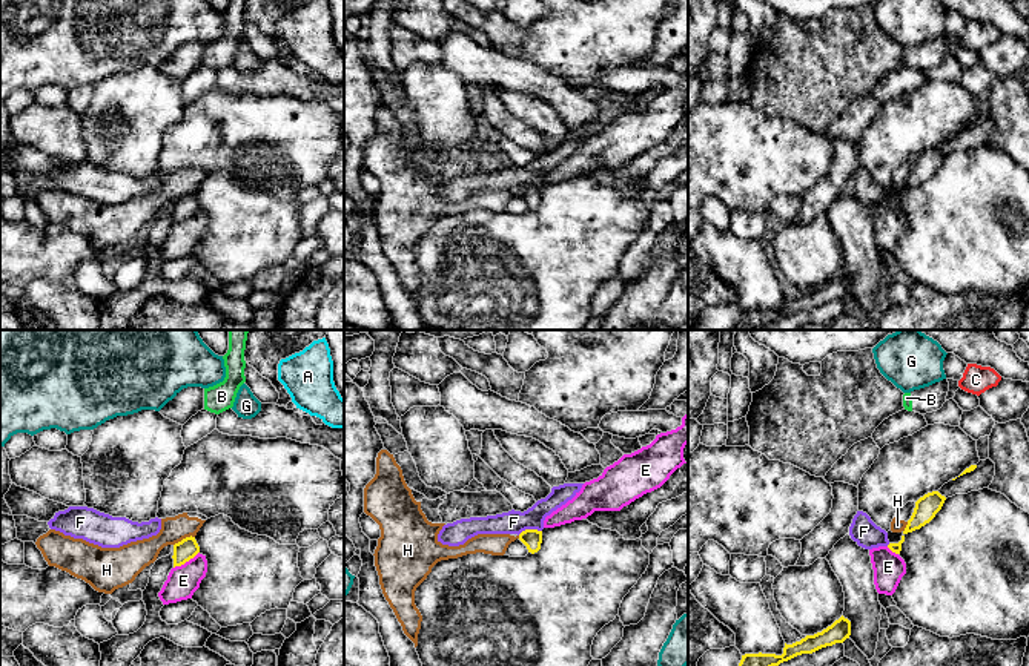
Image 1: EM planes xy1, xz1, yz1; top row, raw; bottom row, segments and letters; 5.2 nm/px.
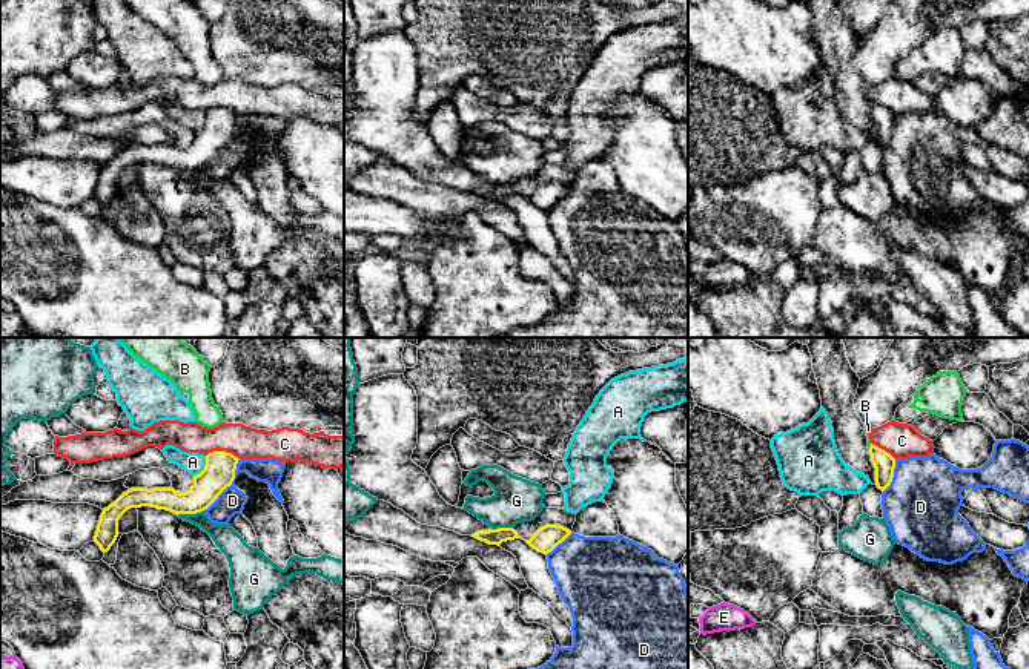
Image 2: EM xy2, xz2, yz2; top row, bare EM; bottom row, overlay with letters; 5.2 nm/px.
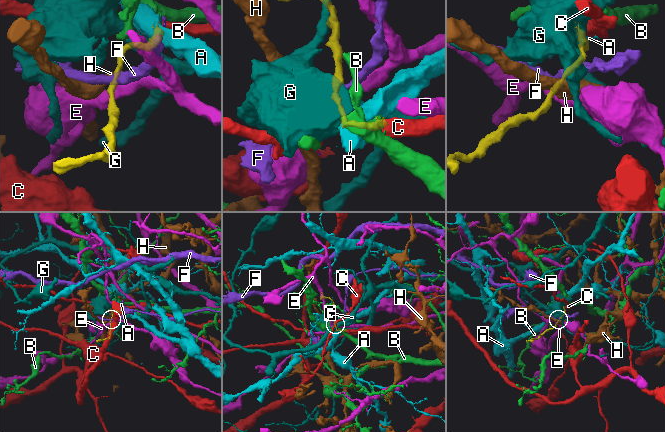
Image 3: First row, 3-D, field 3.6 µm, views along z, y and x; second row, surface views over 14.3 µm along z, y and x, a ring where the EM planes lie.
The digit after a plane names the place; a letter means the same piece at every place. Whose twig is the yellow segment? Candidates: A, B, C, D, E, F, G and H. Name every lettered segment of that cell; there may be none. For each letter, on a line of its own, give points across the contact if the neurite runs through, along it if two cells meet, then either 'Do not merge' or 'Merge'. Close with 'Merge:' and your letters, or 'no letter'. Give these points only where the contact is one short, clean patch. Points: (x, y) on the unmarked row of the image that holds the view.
A: Boundary: xy2 (206, 112), (205, 123), (194, 132). Do not merge
B: Path across: yz2 (883, 118), (870, 103), (868, 86). Merge
C: Boundary: xy2 (206, 111), (229, 108), (238, 115). Do not merge
D: Boundary: xy2 (240, 115), (234, 137), (203, 166). Do not merge
E: Boundary: xy1 (198, 207), (174, 224). Do not merge
F: Boundary: xz1 (541, 186), (522, 186), (518, 191). Do not merge
G: Boundary: xy2 (203, 166), (177, 171). Do not merge
H: Boundary: xy1 (194, 192), (186, 192), (174, 201). Do not merge
Merge: B

